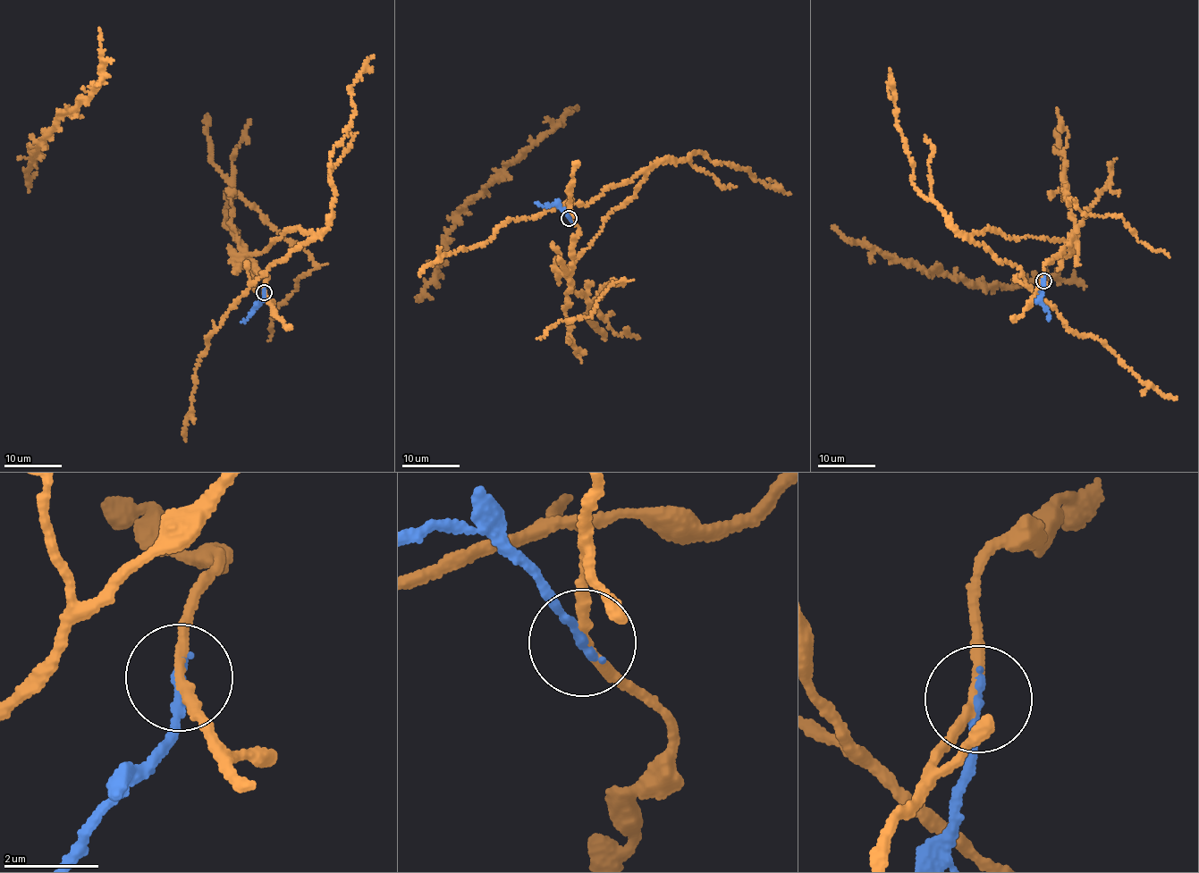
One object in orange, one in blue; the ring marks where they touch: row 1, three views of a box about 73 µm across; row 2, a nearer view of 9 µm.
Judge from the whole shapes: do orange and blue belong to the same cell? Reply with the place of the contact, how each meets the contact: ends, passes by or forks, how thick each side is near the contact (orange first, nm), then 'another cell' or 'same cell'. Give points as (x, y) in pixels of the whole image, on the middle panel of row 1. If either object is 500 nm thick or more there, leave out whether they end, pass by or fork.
(569, 218) | orange passes by | blue ends | 170/200 nm | another cell

